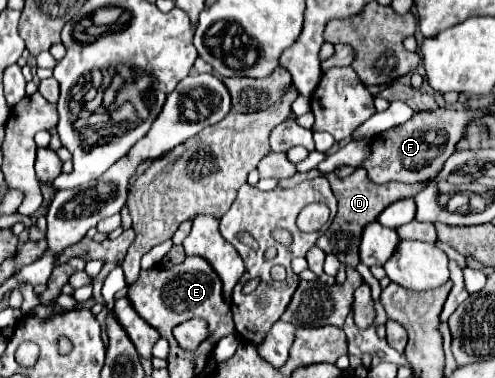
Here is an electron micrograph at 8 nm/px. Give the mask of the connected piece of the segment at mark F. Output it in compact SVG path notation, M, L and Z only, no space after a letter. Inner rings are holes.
M437 108L433 112L417 112L409 122L387 130L385 134L373 140L373 154L363 164L367 168L369 178L377 184L397 180L397 182L425 182L433 178L445 164L445 160L453 154L453 146L457 138L461 138L461 130L465 122L473 116L473 110L459 108Z

